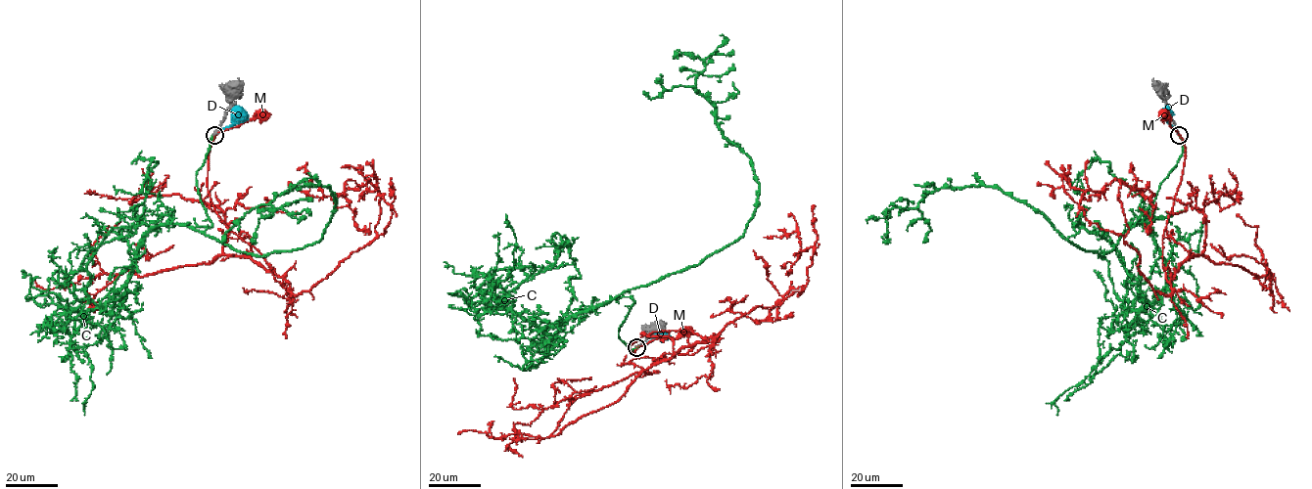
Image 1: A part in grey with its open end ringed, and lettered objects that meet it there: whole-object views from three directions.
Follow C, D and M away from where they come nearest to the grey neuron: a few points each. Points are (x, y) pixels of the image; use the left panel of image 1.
C: (214, 135), (196, 175), (206, 235), (253, 255), (296, 249), (321, 239), (336, 200), (291, 188), (254, 236)
D: (217, 131), (232, 123), (240, 113)
M: (216, 134), (261, 115)

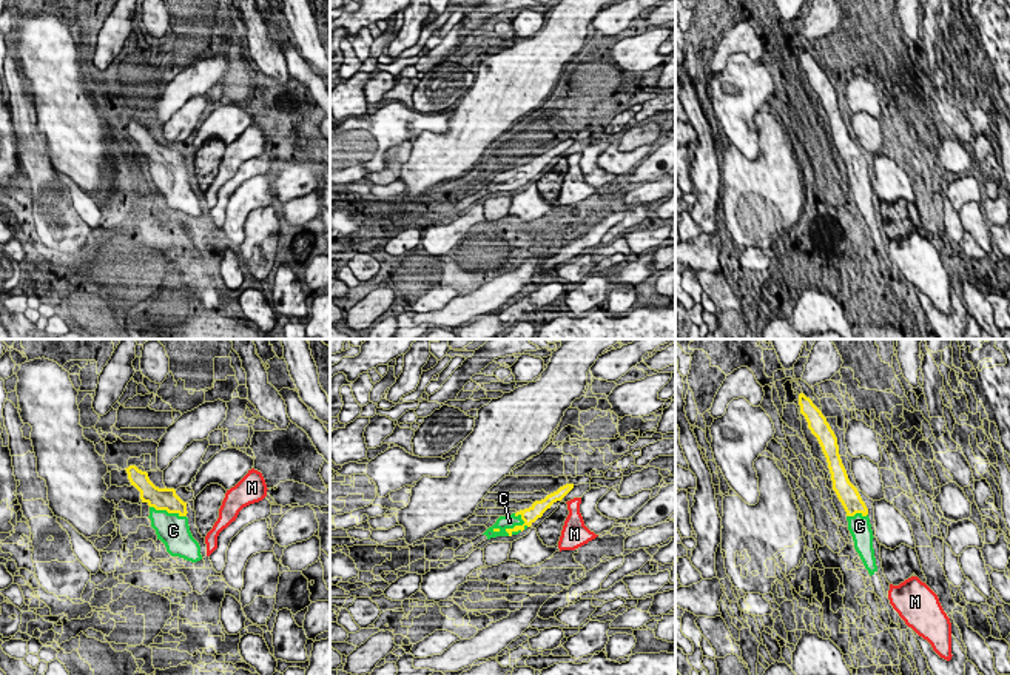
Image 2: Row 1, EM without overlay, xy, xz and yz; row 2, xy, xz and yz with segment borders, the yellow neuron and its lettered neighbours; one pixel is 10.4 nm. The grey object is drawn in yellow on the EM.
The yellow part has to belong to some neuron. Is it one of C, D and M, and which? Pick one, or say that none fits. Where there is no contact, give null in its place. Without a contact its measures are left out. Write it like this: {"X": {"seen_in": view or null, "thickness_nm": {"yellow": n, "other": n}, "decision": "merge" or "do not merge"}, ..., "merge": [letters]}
{"C": {"seen_in": "xz", "thickness_nm": {"yellow": 160, "other": 140}, "decision": "merge"}, "D": {"seen_in": null, "decision": "do not merge"}, "M": {"seen_in": null, "decision": "do not merge"}, "merge": ["C"]}

